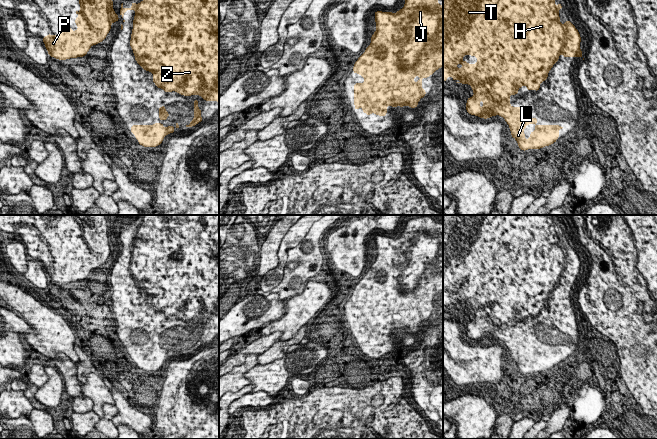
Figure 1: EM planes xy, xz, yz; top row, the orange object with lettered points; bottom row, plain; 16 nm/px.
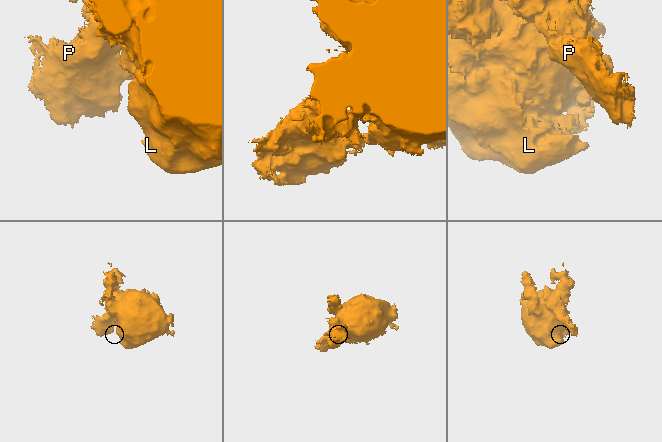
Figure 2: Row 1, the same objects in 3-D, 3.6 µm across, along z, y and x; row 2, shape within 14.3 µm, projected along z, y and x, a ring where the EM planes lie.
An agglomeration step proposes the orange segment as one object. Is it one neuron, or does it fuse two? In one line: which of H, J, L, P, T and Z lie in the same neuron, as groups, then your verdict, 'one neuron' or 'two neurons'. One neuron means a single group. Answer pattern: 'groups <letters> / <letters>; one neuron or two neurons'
groups H J L P T Z; one neuron

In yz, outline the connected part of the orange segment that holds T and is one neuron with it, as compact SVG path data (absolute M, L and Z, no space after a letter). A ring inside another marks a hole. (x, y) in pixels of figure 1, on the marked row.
M448 0L443 1L443 82L447 81L449 76L456 83L469 84L472 87L474 95L467 99L466 111L470 115L478 116L479 118L488 119L492 116L499 115L505 119L509 125L511 136L517 141L518 146L521 150L526 151L528 149L540 149L545 146L549 146L556 142L559 138L559 130L562 129L562 125L537 125L538 118L524 118L522 107L513 107L510 105L510 96L518 94L520 87L524 85L527 90L538 91L540 89L540 83L544 82L548 78L548 73L553 67L553 65L558 62L559 56L563 57L582 57L582 50L580 49L581 37L575 26L567 20L564 24L560 22L560 17L558 11L563 8L561 3L555 6L555 0ZM466 55L475 56L477 58L476 64L471 64L463 61L462 58ZM534 124L535 131L531 131L530 137L525 138L525 133L523 132L527 125Z

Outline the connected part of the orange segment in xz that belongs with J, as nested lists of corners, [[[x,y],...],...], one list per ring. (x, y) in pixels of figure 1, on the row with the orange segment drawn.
[[[405,0],[404,7],[396,13],[376,11],[374,15],[377,29],[371,36],[370,45],[353,67],[353,73],[364,78],[363,83],[354,83],[354,110],[362,107],[368,116],[372,113],[386,116],[389,105],[416,108],[426,95],[422,79],[443,67],[443,5],[439,5],[438,0]]]

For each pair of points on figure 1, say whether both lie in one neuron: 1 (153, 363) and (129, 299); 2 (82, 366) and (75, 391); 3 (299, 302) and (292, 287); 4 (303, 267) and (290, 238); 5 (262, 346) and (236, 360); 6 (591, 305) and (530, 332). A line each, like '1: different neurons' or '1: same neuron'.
1: same neuron
2: different neurons
3: different neurons
4: different neurons
5: same neuron
6: different neurons

